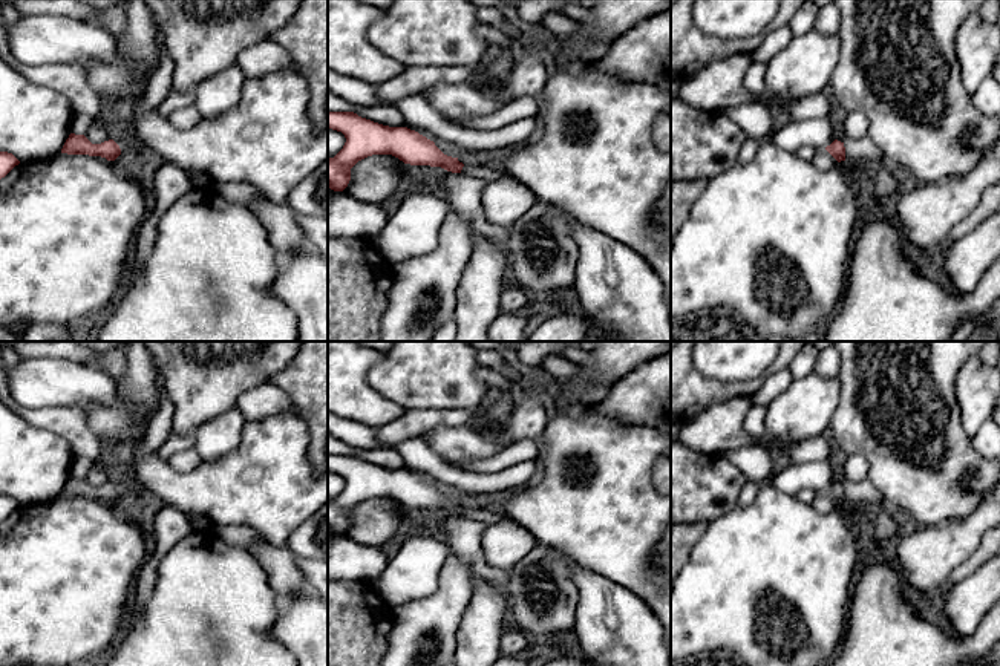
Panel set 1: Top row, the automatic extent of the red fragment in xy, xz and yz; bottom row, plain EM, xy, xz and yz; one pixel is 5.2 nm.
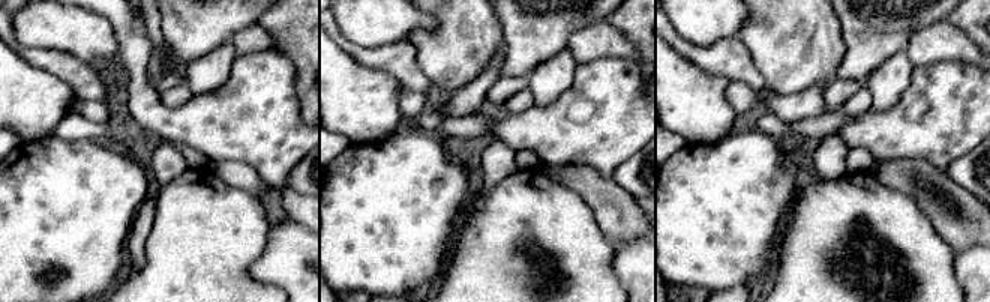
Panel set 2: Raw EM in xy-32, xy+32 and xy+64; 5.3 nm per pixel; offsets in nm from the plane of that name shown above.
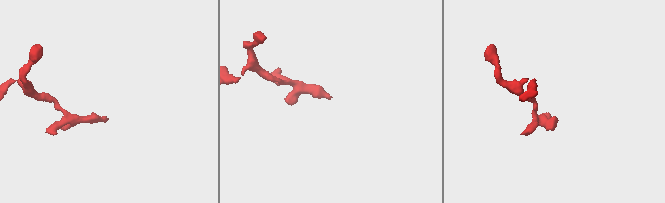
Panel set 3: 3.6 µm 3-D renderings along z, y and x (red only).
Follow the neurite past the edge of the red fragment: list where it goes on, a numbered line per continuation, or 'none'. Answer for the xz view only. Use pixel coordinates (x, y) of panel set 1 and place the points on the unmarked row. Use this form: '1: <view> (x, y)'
1: xz (484, 516)

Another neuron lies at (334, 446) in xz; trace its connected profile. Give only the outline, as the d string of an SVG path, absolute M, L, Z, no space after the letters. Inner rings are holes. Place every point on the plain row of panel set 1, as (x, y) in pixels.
M328 433L328 455L357 455L360 450Z

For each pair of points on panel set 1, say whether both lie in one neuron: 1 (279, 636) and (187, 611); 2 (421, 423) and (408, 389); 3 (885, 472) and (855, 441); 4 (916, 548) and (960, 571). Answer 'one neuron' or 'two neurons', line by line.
1: one neuron
2: two neurons
3: one neuron
4: two neurons

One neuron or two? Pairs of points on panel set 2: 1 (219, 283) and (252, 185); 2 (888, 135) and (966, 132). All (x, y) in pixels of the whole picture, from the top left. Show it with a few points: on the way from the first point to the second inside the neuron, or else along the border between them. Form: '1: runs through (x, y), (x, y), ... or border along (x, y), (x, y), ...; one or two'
1: border along (218, 176), (255, 197); two
2: runs through (908, 132), (947, 132); one

